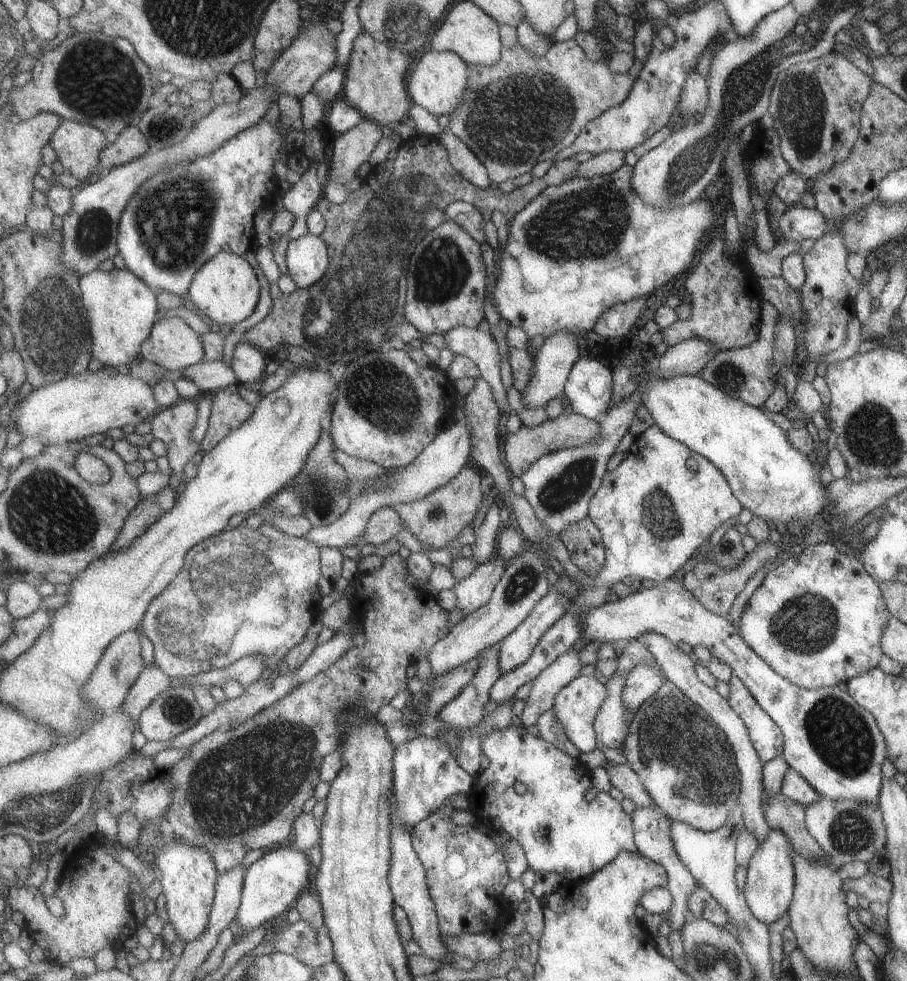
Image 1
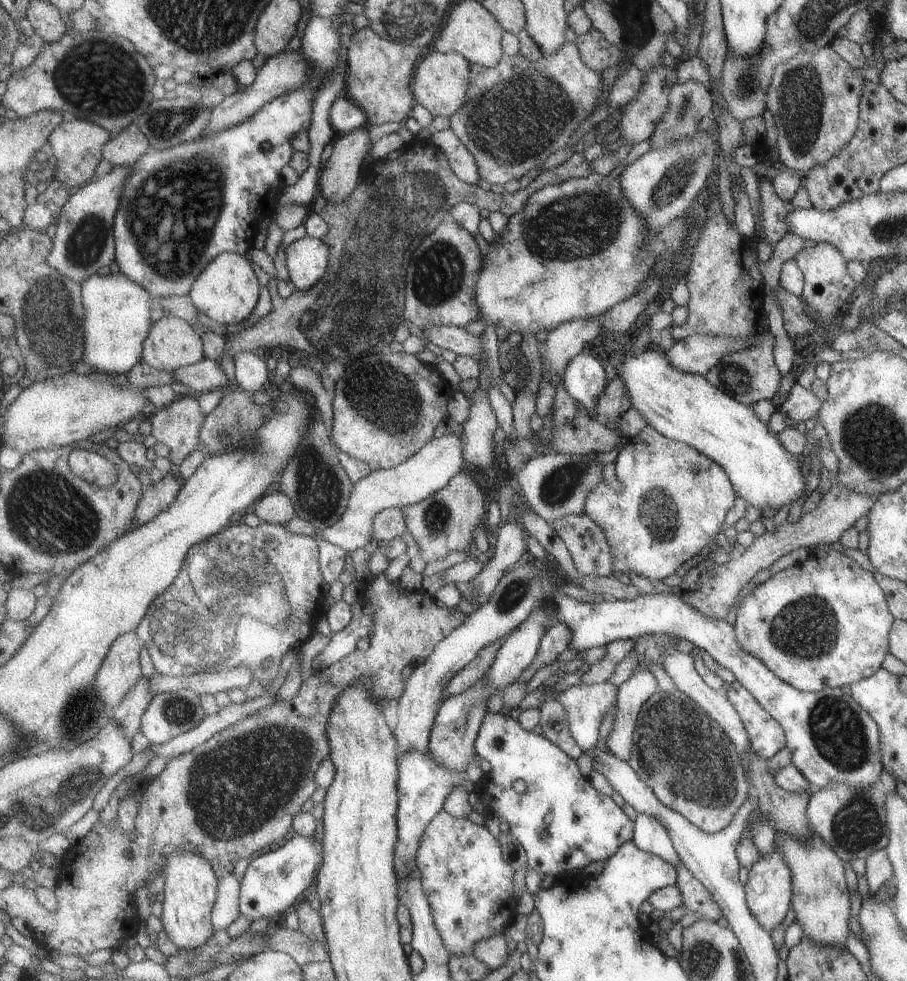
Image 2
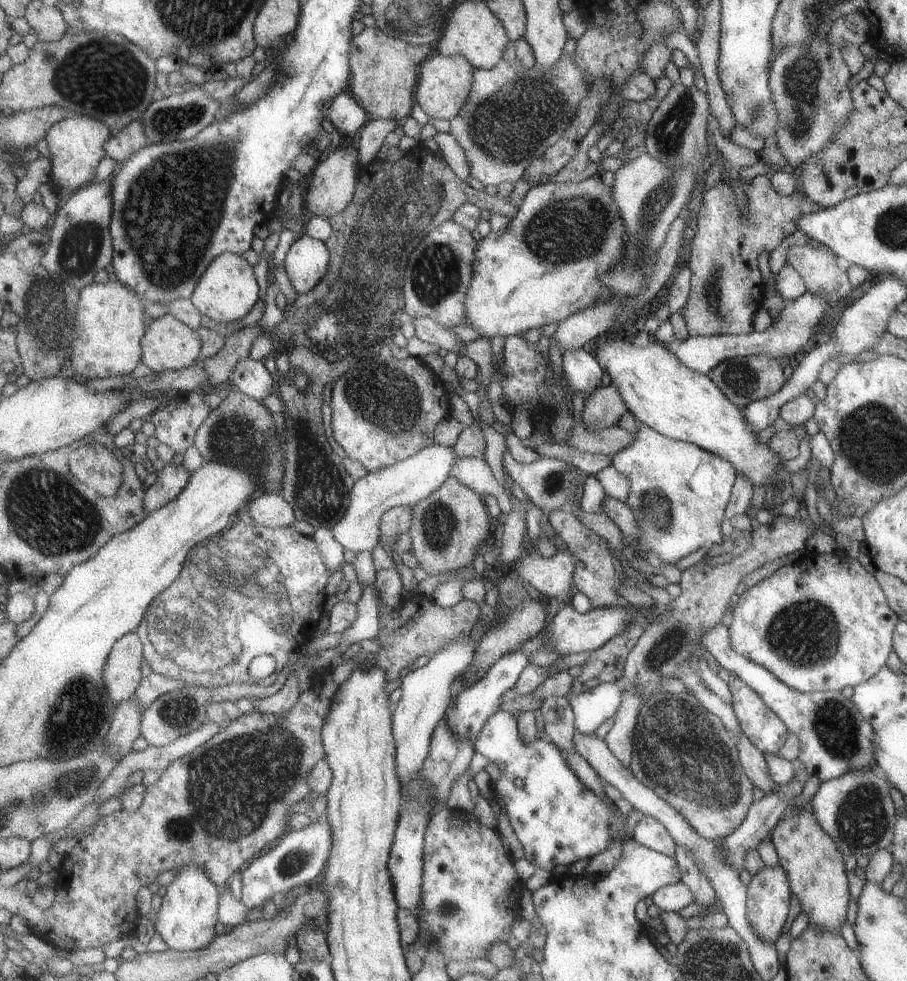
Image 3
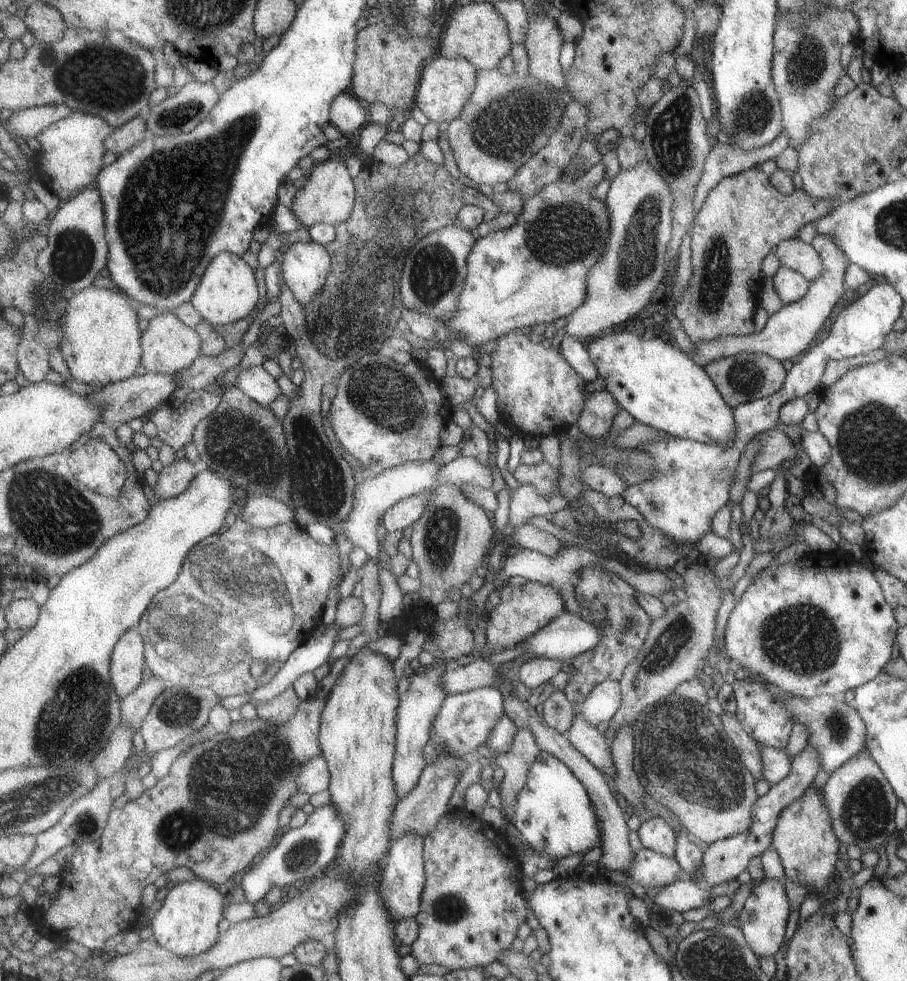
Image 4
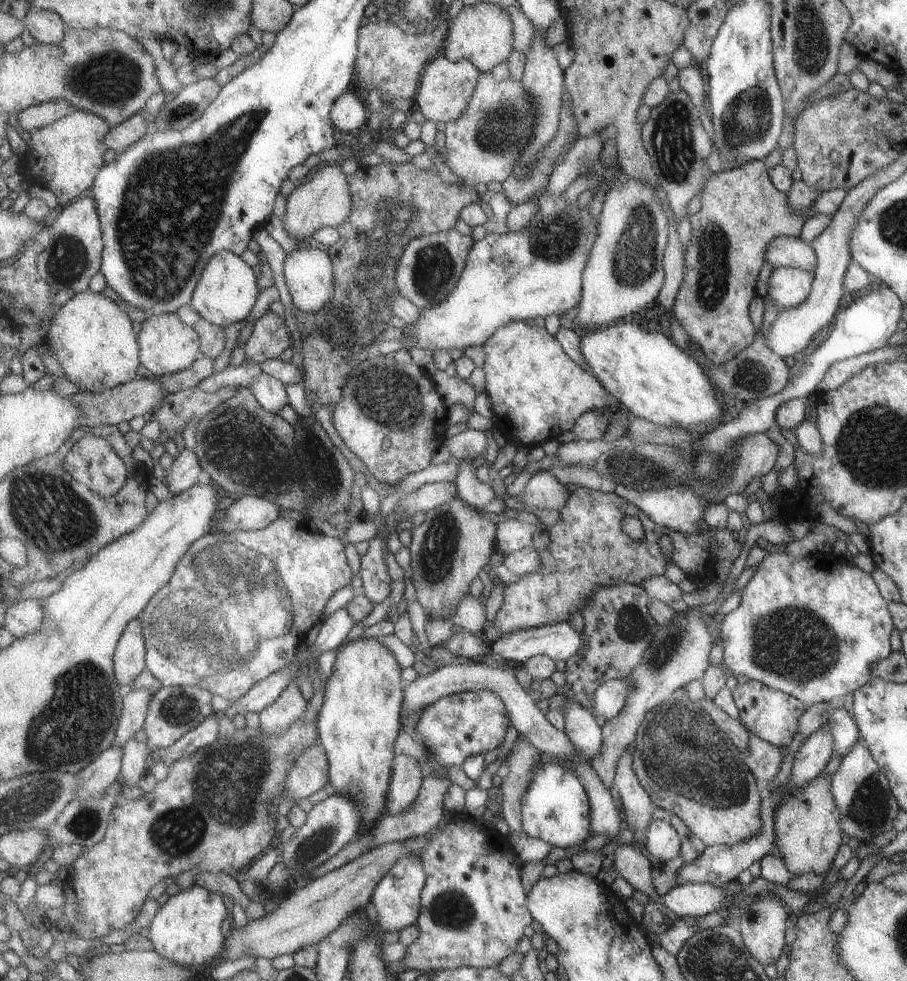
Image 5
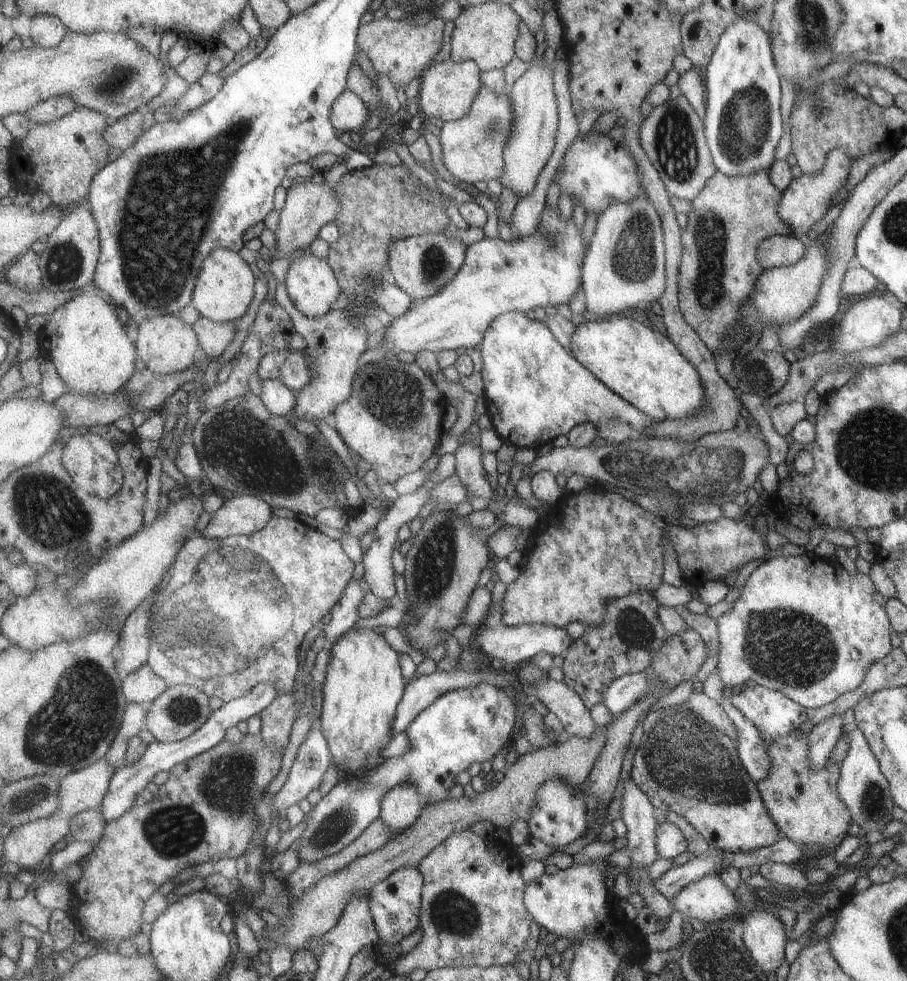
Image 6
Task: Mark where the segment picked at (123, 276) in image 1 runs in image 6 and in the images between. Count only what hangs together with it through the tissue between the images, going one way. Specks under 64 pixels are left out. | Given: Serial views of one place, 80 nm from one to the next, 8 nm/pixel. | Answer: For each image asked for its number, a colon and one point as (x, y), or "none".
2: (117, 314)
3: (110, 325)
4: (102, 344)
5: (96, 346)
6: (89, 346)

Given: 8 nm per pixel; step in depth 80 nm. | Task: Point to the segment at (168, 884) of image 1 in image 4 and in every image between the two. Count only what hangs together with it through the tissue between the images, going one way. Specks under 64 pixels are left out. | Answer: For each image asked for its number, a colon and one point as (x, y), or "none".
2: (191, 887)
3: (186, 920)
4: (187, 923)

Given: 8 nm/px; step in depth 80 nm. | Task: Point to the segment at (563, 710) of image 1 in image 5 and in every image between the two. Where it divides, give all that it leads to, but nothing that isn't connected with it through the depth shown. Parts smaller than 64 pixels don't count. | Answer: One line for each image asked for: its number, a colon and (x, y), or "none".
2: (585, 705)
3: (590, 708)
4: (600, 704)
5: (609, 698)

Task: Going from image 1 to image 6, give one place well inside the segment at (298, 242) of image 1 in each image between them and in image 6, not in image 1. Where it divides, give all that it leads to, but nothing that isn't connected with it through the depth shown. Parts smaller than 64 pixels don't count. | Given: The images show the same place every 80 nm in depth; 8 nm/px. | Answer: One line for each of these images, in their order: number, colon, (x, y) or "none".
2: (307, 259)
3: (308, 261)
4: (306, 267)
5: (309, 272)
6: (313, 285)

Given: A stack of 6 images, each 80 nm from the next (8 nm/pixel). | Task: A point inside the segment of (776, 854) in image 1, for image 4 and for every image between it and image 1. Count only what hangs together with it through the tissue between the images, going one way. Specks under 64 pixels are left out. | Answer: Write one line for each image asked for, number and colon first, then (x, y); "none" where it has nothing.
2: (767, 890)
3: (767, 894)
4: (762, 919)

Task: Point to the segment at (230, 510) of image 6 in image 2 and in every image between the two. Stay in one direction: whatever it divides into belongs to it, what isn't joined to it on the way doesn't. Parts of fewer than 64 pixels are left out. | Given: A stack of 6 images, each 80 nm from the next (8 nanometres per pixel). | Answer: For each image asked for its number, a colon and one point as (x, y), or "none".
2: (275, 507)
3: (273, 510)
4: (263, 511)
5: (250, 513)

